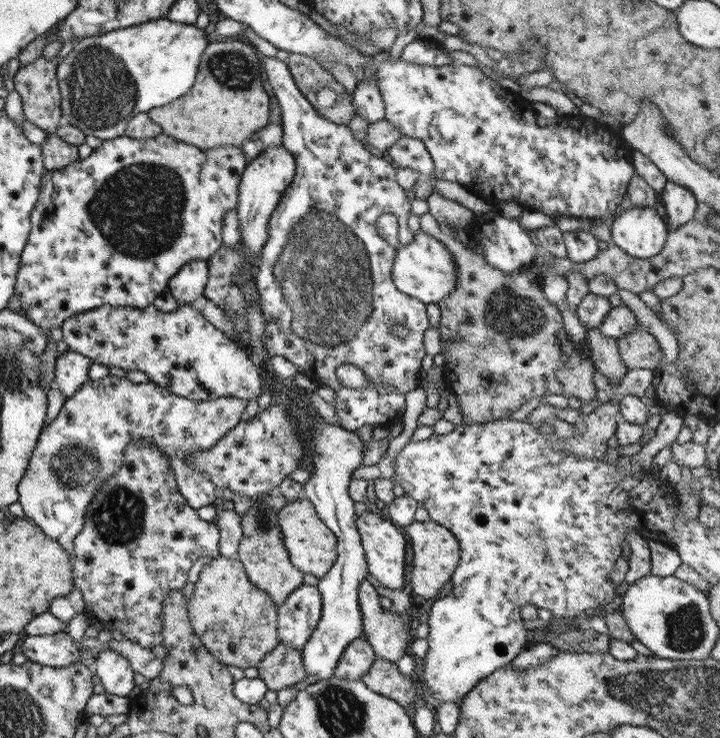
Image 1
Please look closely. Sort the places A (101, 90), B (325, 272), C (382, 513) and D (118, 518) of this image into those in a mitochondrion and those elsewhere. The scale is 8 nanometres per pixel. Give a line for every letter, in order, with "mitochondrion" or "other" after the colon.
A: mitochondrion
B: mitochondrion
C: other
D: mitochondrion

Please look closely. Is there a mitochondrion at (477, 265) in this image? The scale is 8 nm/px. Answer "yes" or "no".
no

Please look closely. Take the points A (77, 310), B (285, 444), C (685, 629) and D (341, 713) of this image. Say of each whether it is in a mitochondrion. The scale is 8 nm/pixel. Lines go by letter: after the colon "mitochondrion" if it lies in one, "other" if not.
A: other
B: mitochondrion
C: mitochondrion
D: mitochondrion

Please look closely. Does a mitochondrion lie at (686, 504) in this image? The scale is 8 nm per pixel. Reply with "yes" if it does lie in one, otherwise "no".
no

